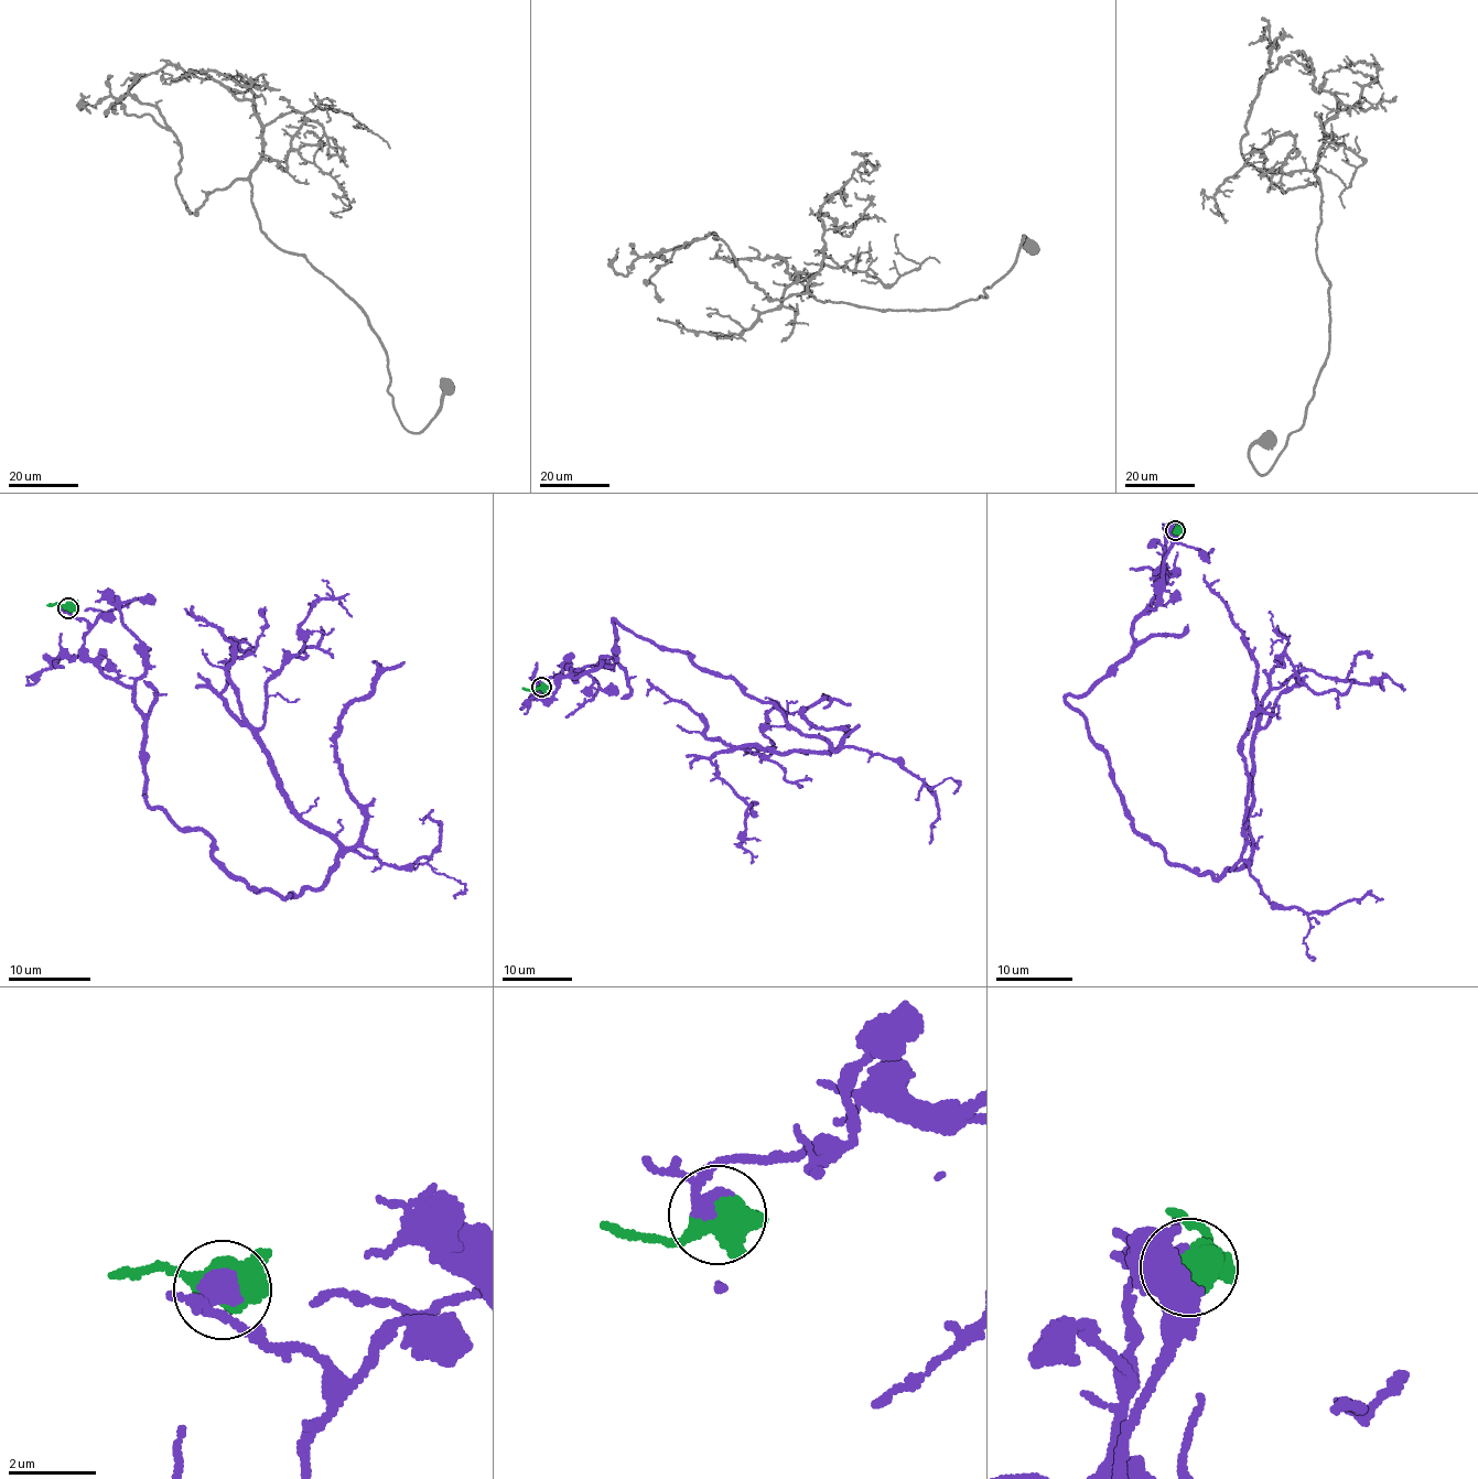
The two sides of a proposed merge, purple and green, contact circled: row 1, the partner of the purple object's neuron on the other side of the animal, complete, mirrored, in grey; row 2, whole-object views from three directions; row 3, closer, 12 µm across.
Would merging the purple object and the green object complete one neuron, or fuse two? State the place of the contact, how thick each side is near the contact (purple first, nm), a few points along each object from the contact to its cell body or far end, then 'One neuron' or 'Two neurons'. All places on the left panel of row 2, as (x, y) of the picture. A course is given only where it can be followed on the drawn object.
Place: (68, 607). Thickness 550 nm (purple) against 600 nm. Course of purple: (68, 608), (132, 688), (146, 802), (284, 898), (340, 850), (258, 731), (266, 686), (312, 603), (351, 616). Course of green: (68, 608), (60, 604), (46, 606). One neuron

